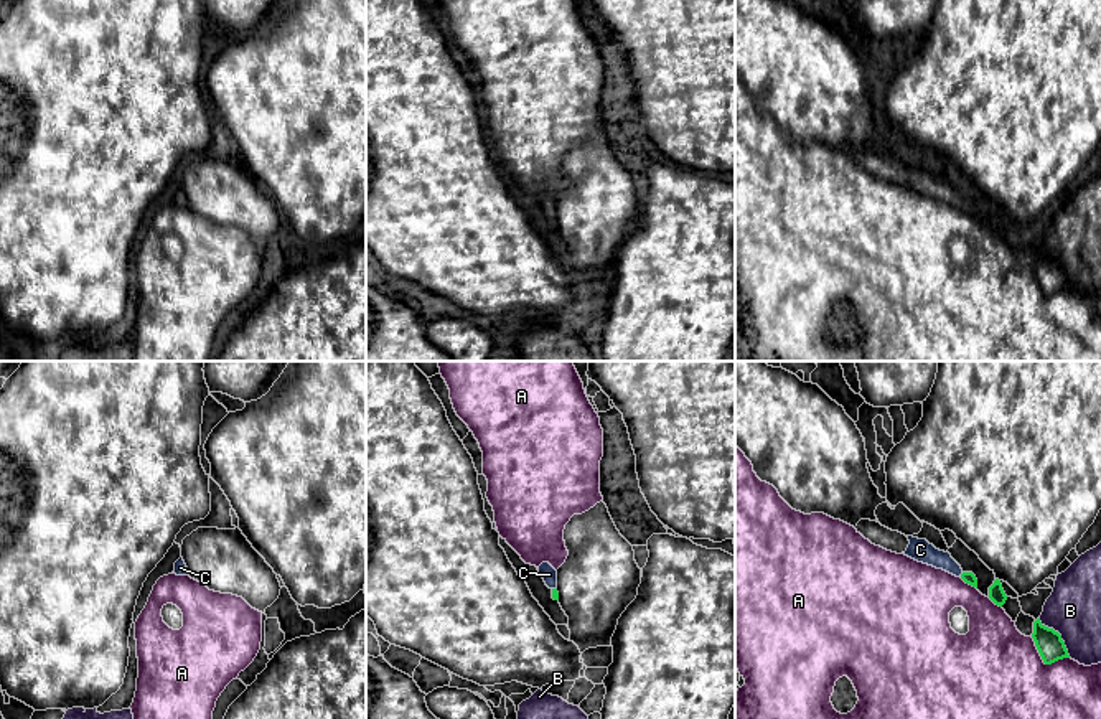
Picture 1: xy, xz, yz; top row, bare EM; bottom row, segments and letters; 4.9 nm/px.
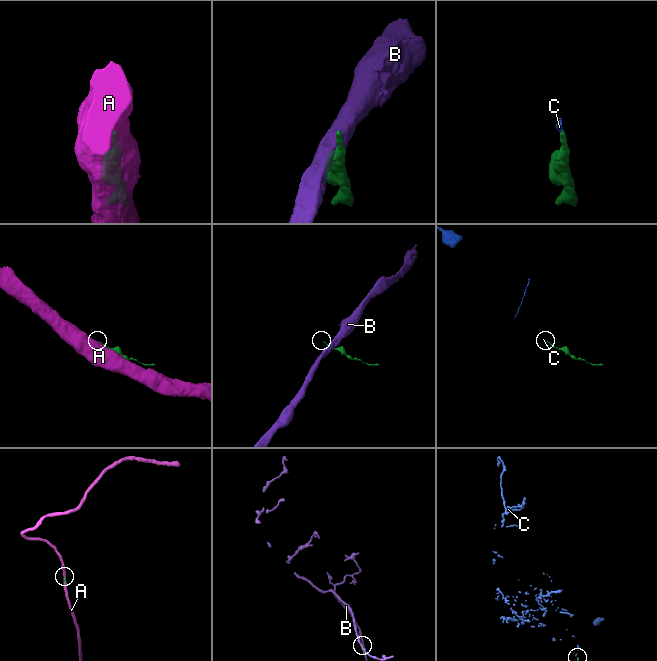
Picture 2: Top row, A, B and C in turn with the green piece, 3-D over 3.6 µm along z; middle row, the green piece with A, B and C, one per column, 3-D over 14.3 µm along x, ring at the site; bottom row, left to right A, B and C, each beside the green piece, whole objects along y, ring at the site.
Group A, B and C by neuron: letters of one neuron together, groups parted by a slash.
A / B / C

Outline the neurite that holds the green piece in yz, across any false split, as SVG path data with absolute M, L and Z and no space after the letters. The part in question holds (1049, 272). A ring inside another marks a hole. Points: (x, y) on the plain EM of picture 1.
M1040 249L1033 252L1032 269L1045 295L1070 289L1061 266L1053 259L1045 257Z

